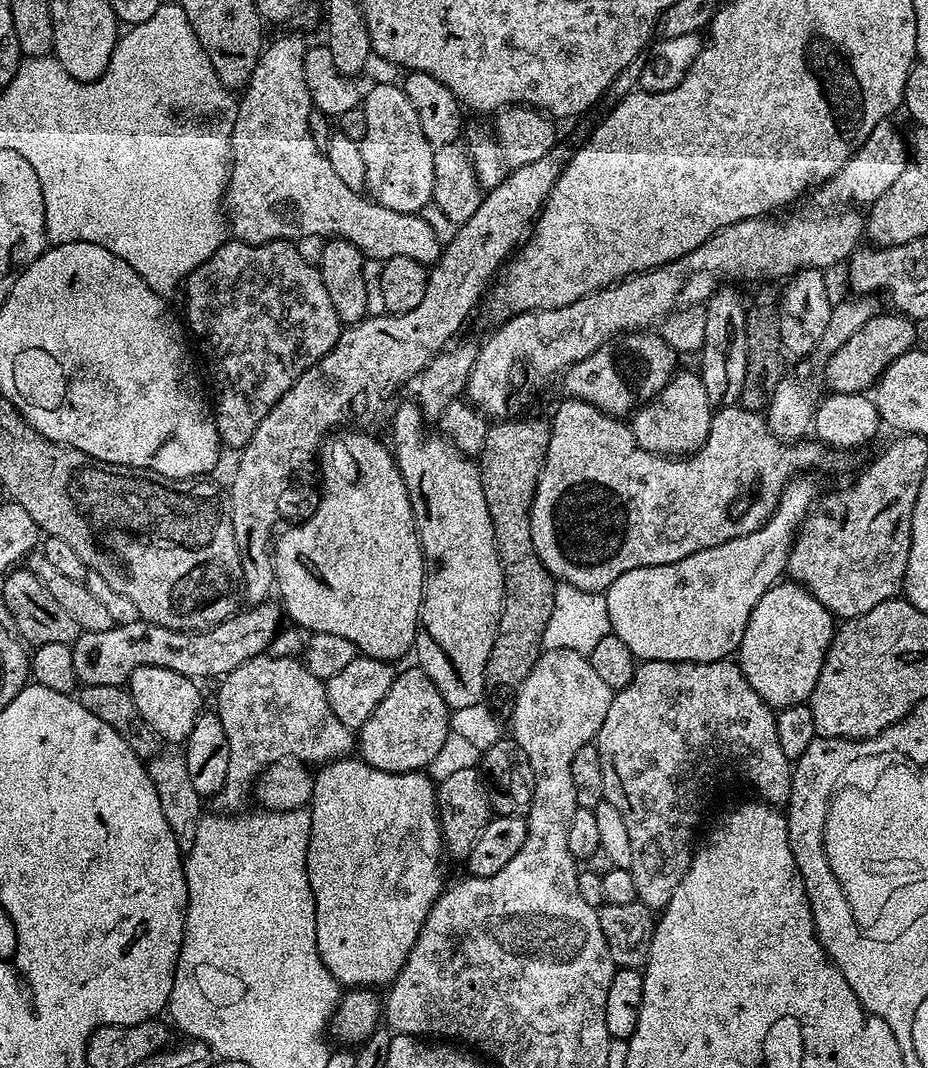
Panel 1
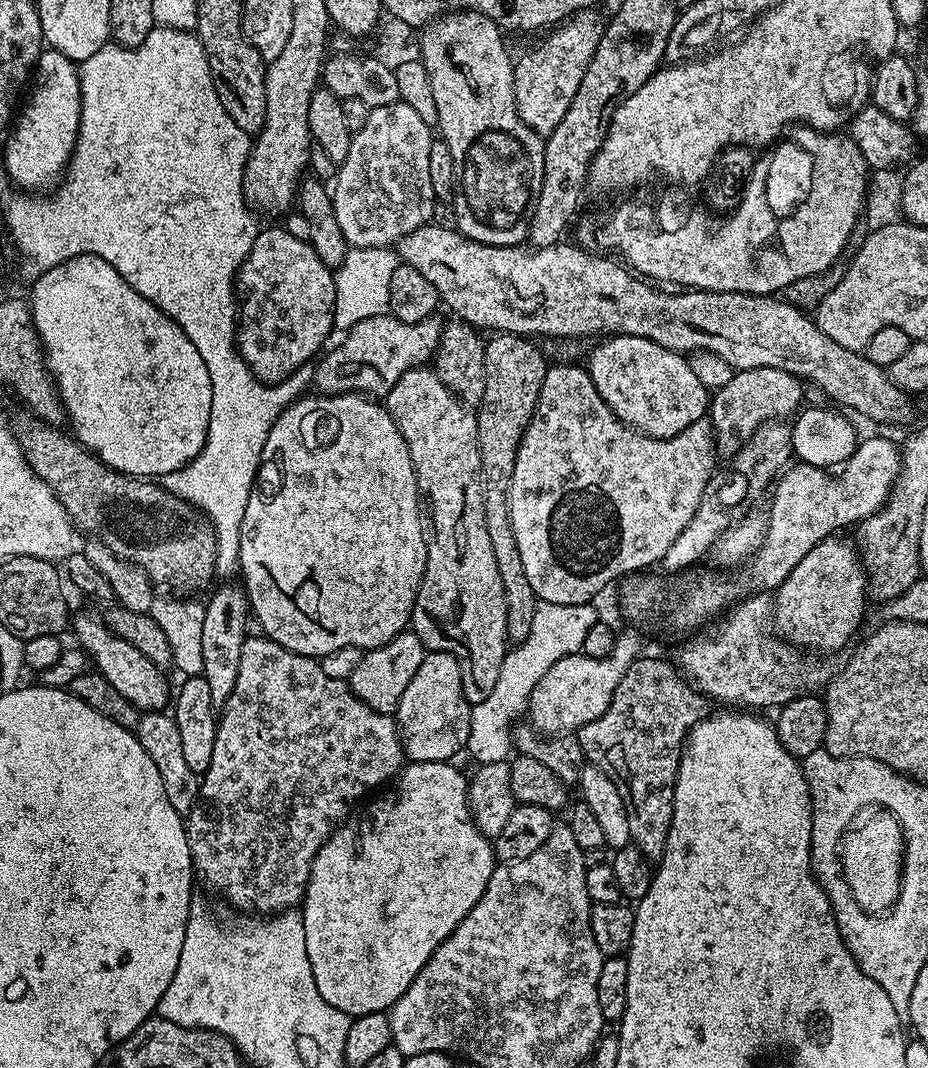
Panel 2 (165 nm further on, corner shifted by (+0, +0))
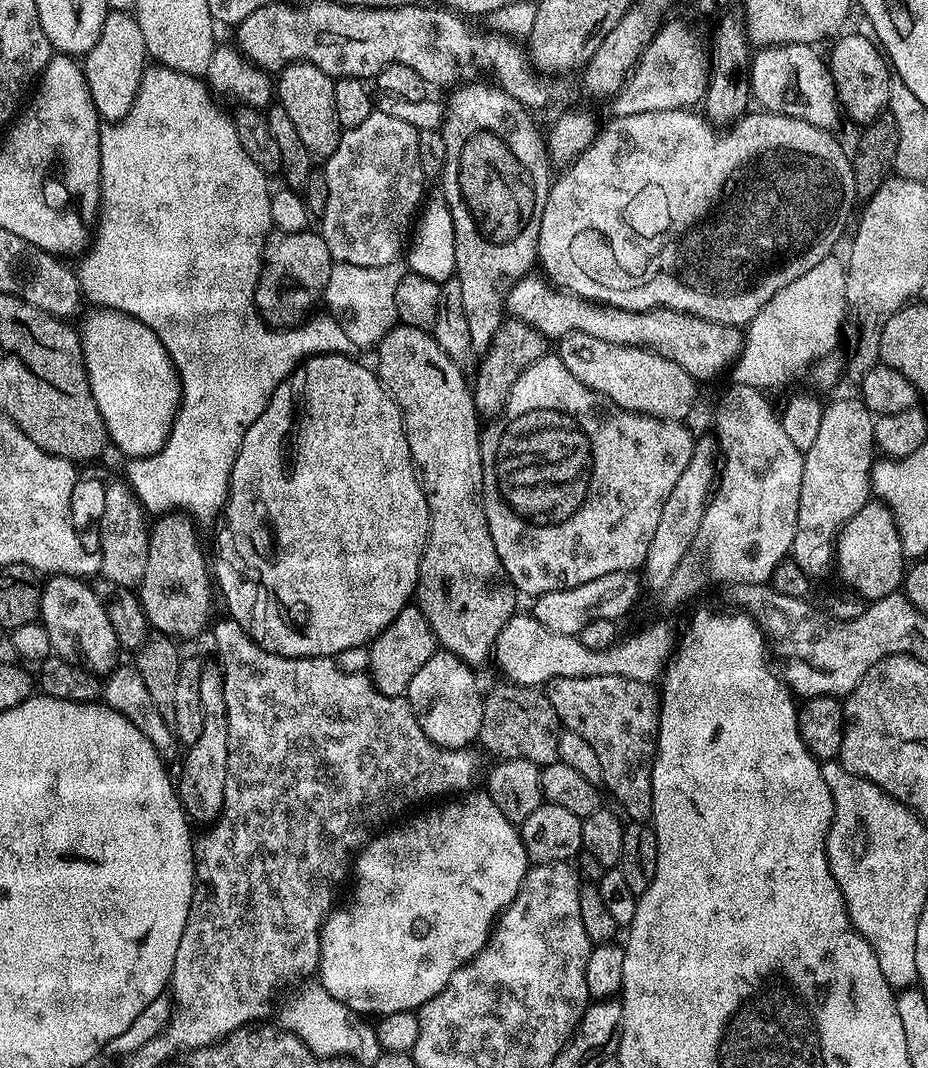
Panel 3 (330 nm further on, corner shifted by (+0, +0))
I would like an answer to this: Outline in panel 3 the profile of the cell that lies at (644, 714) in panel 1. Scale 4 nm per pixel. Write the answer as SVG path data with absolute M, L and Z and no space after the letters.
M591 676L590 678L554 678L549 680L546 685L546 691L550 698L550 706L554 706L554 714L558 714L561 725L567 731L574 734L582 734L582 738L586 738L586 742L590 742L590 746L594 749L594 754L598 754L598 763L602 765L602 784L614 799L620 803L619 811L623 813L629 821L632 822L648 822L652 819L652 767L656 761L656 739L658 738L658 730L660 729L660 692L653 685L646 682L634 682L630 678L622 678L621 676Z

